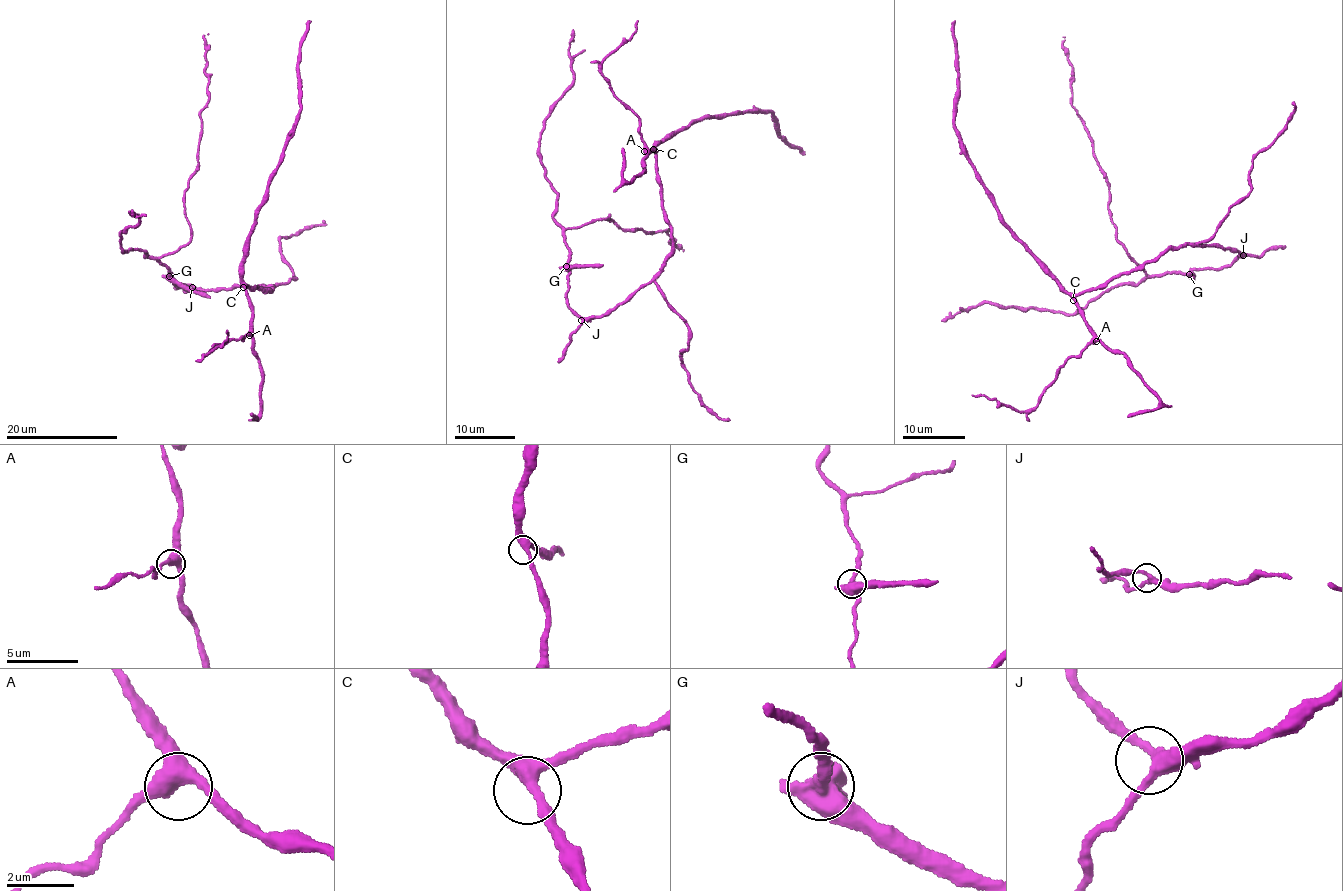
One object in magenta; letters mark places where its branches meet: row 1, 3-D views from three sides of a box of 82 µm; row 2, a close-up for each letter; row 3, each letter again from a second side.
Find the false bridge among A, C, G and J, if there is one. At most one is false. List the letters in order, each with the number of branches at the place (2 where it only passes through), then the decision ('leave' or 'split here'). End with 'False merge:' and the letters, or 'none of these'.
A: 3 branches meet; leave
C: 3 branches meet; leave
G: 4 branches meet; split here
J: 3 branches meet; leave
False merge: G

